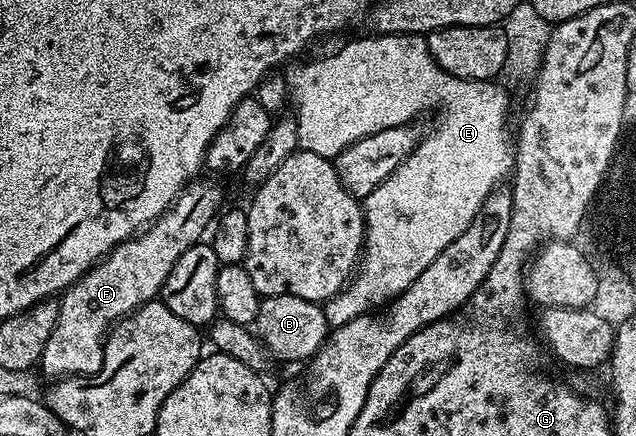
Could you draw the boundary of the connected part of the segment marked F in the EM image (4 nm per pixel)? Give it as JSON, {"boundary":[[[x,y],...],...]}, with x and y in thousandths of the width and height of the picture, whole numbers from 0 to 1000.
{"boundary":[[[296,417],[280,456],[269,468],[267,484],[250,495],[230,525],[182,562],[167,589],[142,612],[113,658],[105,661],[91,679],[90,745],[83,745],[83,764],[77,764],[77,784],[71,789],[71,810],[58,835],[60,849],[64,846],[75,860],[75,872],[104,869],[108,860],[151,860],[162,835],[162,782],[170,759],[189,732],[209,720],[222,700],[239,693],[255,670],[259,635],[266,635],[266,617],[272,617],[278,589],[285,589],[291,571],[314,555],[327,537],[329,523],[336,514],[352,472],[351,438],[338,420],[313,417]]]}

